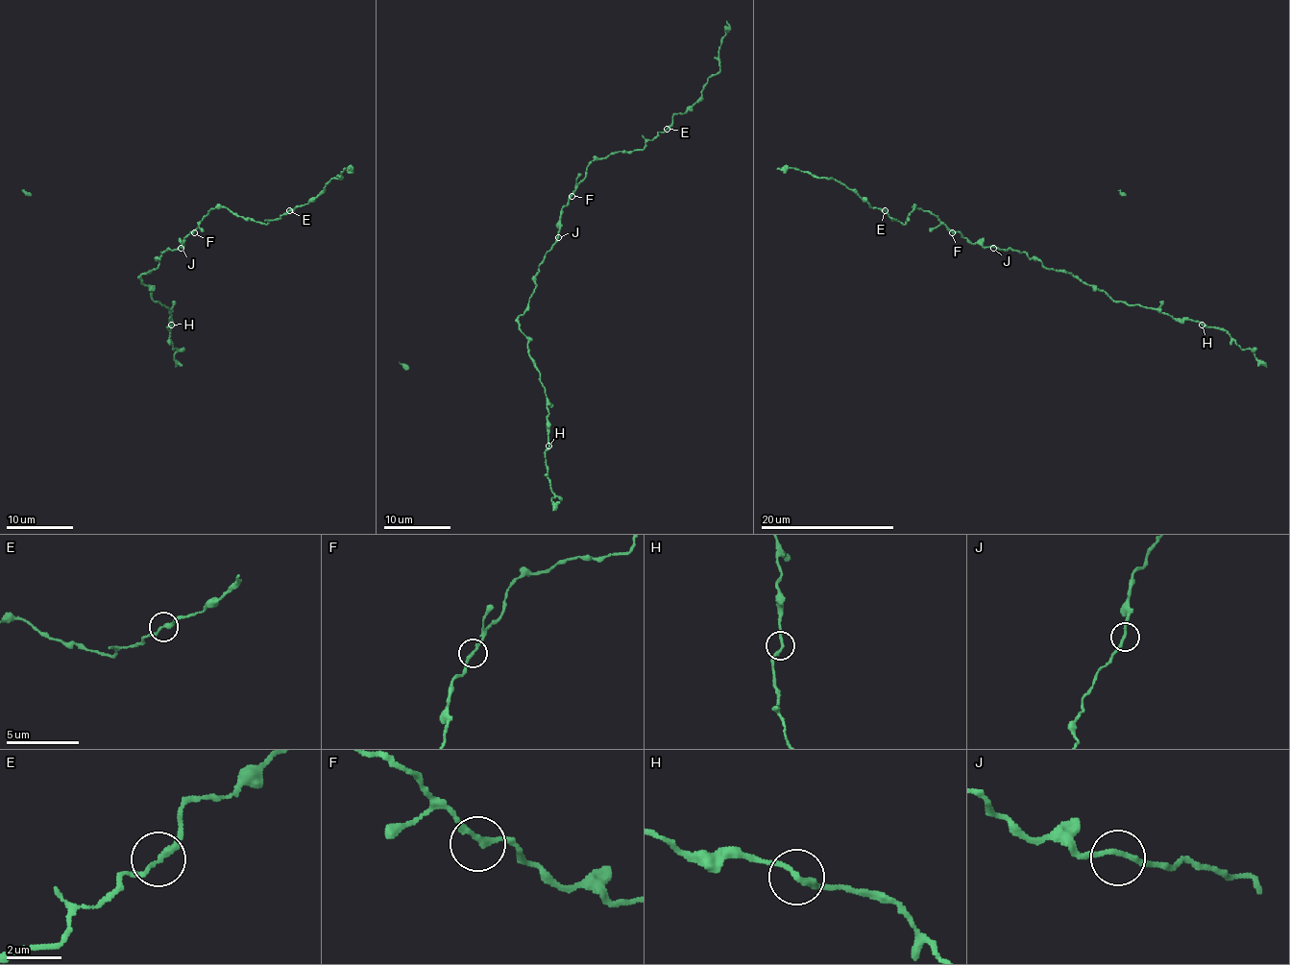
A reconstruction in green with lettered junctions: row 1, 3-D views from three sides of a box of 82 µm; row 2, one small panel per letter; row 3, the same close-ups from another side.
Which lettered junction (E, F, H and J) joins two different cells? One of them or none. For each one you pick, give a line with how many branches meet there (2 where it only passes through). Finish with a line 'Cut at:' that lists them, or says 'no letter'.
Cut at: no letter

